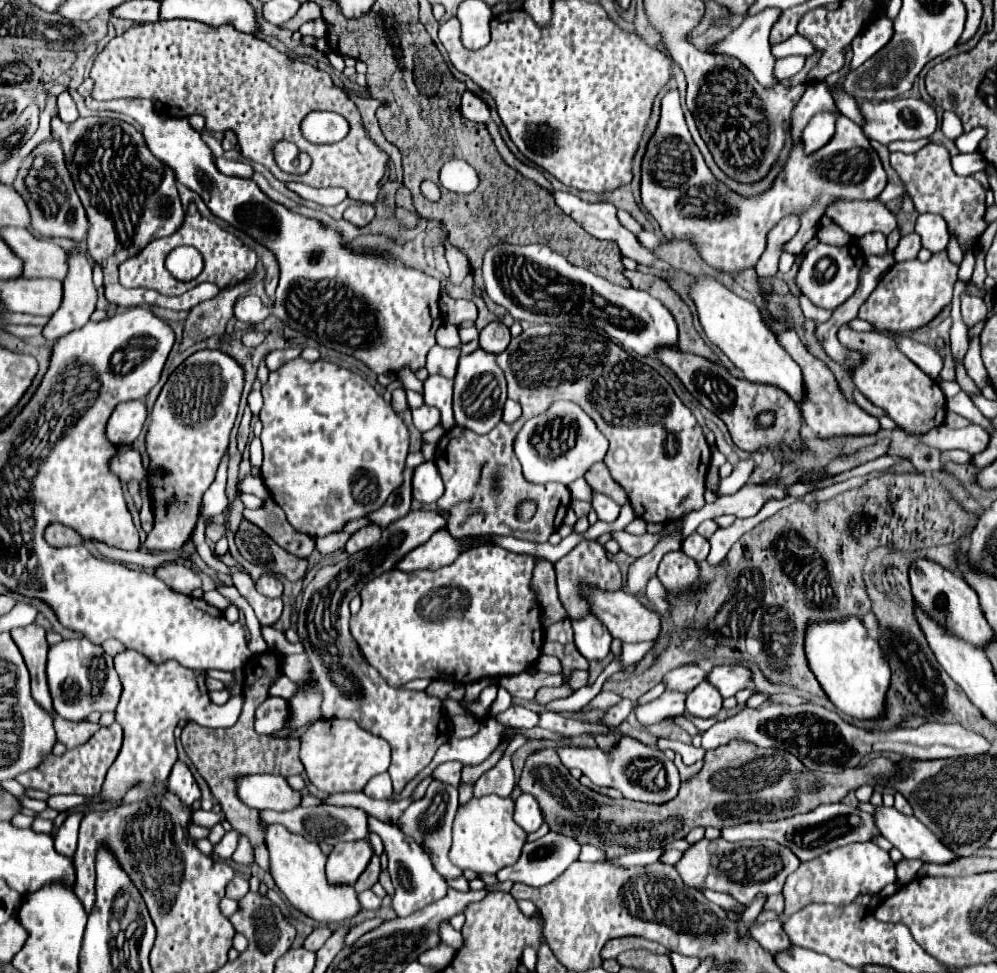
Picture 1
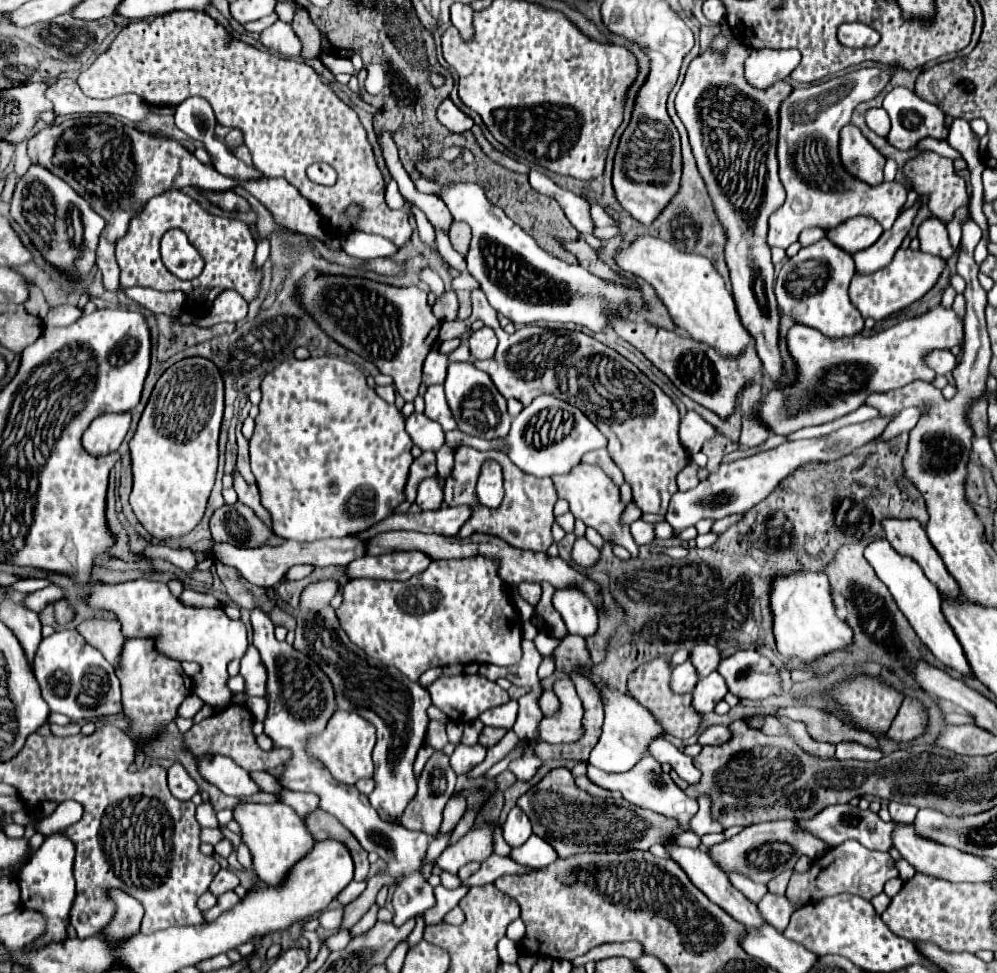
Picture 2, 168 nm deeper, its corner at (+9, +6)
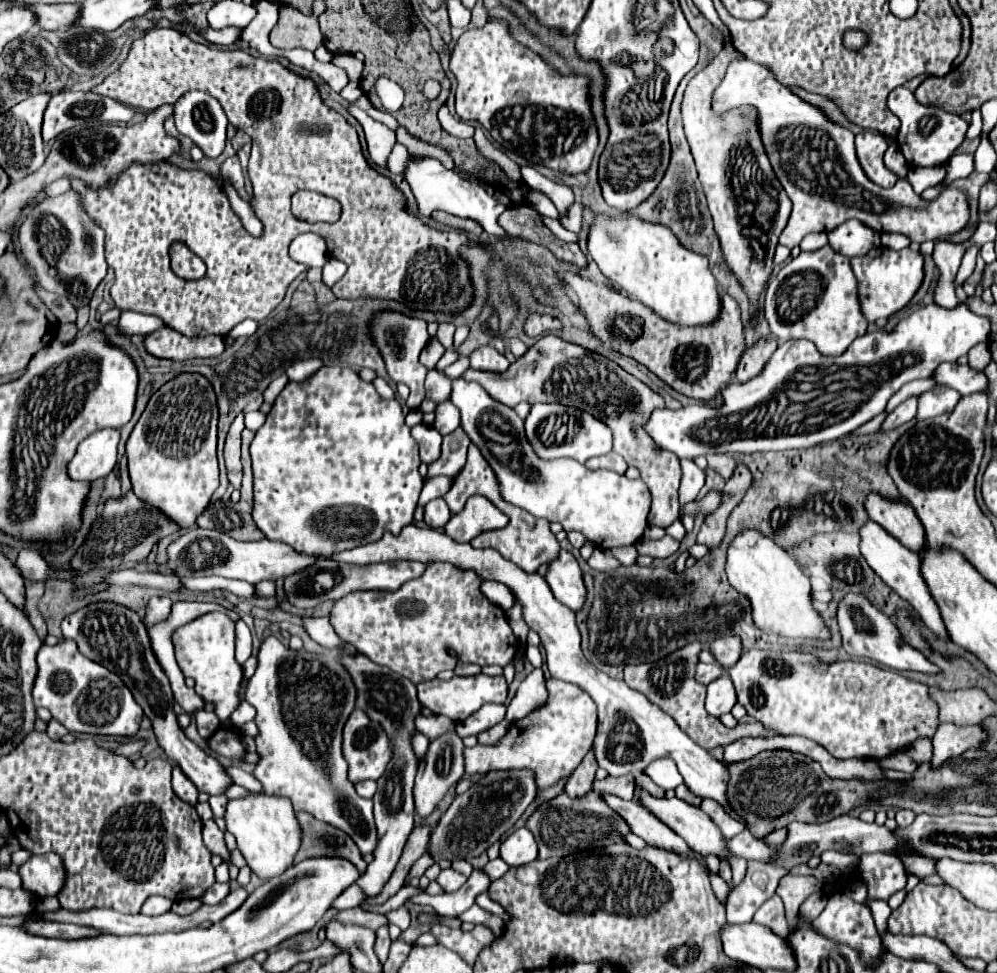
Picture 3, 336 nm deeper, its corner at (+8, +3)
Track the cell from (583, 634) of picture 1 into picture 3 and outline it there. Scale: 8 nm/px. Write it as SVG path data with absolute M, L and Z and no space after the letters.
M561 549L559 555L549 561L549 571L545 579L557 601L573 611L581 609L581 605L585 603L585 585L577 559L569 551Z

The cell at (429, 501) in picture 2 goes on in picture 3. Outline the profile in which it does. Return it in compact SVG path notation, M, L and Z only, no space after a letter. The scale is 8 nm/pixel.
M433 499L425 505L425 523L431 529L443 529L449 519L451 519L451 511L443 499Z

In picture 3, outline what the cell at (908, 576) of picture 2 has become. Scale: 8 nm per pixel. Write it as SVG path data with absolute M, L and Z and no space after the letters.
M867 521L861 529L859 529L859 547L861 547L861 555L865 557L865 561L869 563L869 567L893 589L897 591L905 601L909 601L909 605L913 607L915 613L919 613L919 619L925 623L927 629L931 629L933 633L937 633L941 639L949 639L947 637L947 629L941 623L941 615L939 615L939 607L933 603L933 597L929 595L929 589L921 577L921 559L917 553L909 551L905 545L901 545L893 535L889 535L881 525L877 525L875 521Z

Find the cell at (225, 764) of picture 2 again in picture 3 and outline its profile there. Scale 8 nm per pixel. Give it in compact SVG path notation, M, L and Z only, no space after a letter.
M97 601L67 615L61 623L61 631L65 639L73 639L77 643L85 657L105 665L123 679L123 683L133 691L135 701L151 719L161 749L183 769L183 773L195 783L199 791L207 795L221 795L231 785L231 777L225 773L221 763L207 755L191 739L187 739L183 729L179 727L177 715L173 711L173 693L169 687L169 679L165 677L161 665L157 665L153 649L149 649L149 633L143 619L133 609L111 601Z

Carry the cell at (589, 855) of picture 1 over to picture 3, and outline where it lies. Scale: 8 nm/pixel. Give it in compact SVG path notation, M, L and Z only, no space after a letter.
M499 857L499 859L495 859L495 861L489 861L485 867L483 867L483 873L487 873L487 877L491 879L491 881L497 881L497 879L501 879L505 873L507 873L507 863Z

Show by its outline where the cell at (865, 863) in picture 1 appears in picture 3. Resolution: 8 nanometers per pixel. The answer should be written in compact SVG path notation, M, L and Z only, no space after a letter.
M867 853L861 857L861 865L857 875L869 887L869 899L887 901L893 893L905 889L907 875L903 863L893 855L883 853Z

